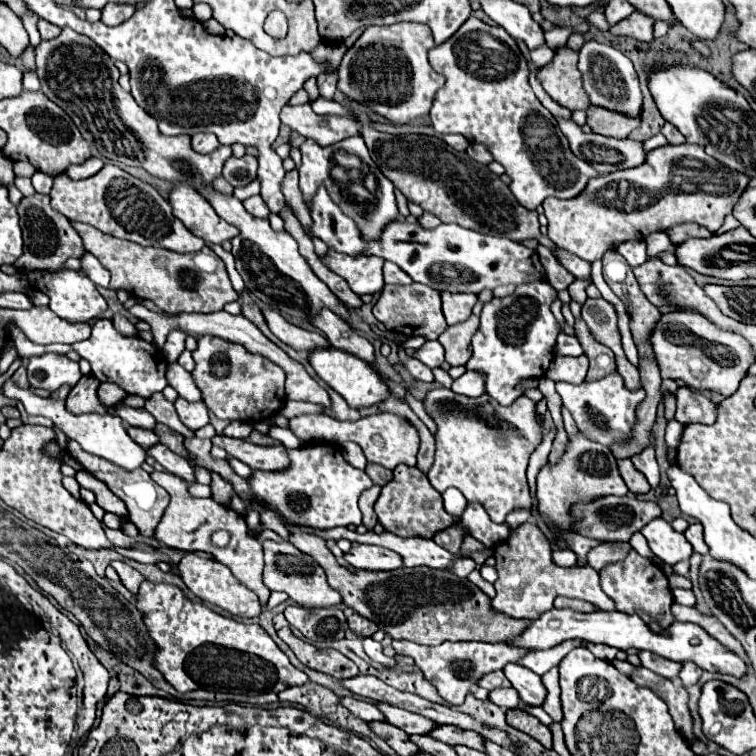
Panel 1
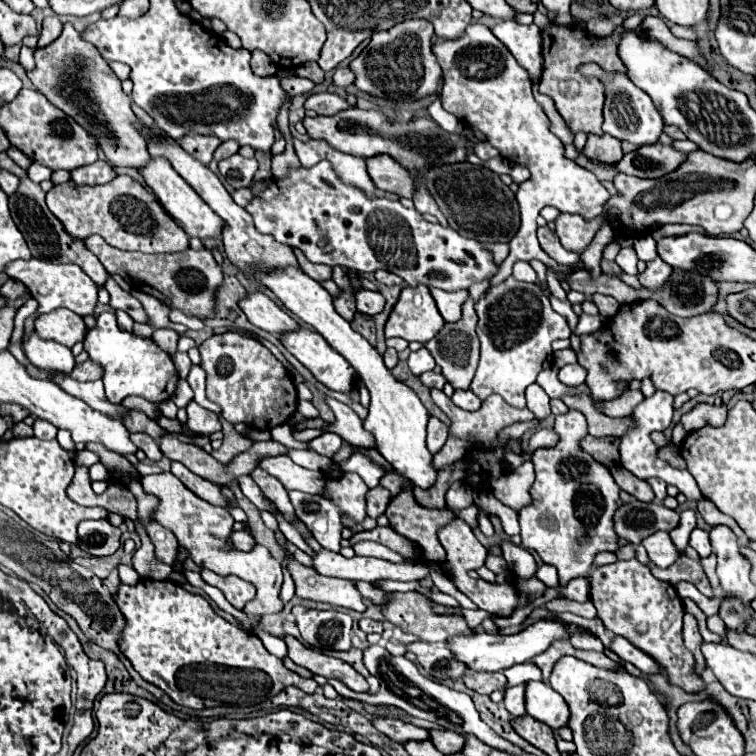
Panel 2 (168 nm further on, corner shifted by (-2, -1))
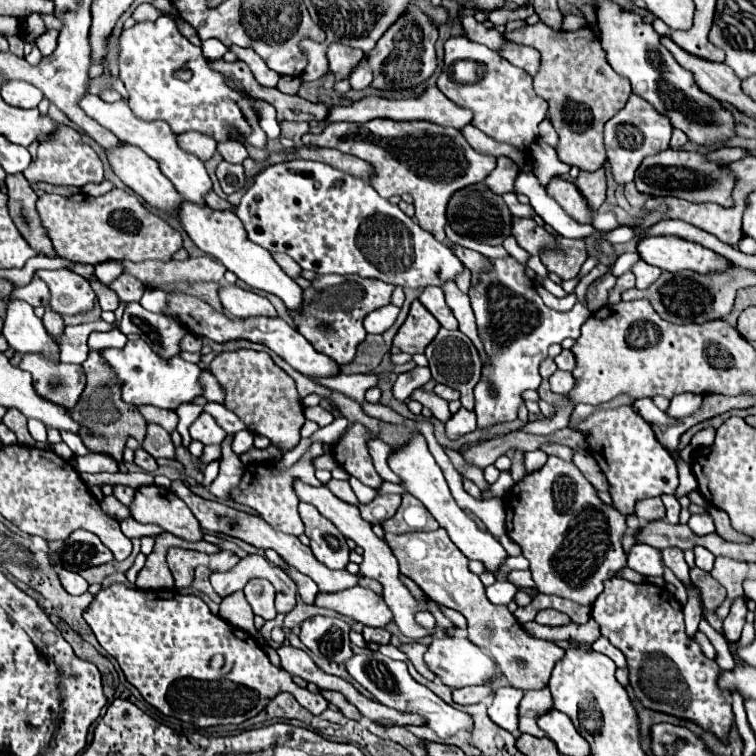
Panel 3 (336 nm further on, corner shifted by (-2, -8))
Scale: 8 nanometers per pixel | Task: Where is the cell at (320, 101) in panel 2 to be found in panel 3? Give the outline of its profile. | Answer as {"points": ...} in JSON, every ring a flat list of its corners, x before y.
{"points":[[436,85,426,87,426,91,418,97,408,97,408,99,386,99,386,97,378,97,378,95,366,95,364,99,348,105,348,107,332,107,326,123,330,121,348,121,348,123,366,123,372,119,394,119,394,121,412,121,412,119,424,119,424,121,432,121,436,125,442,127,454,127,454,129,462,129,466,125,472,123,472,111,458,107,456,103,452,103]]}

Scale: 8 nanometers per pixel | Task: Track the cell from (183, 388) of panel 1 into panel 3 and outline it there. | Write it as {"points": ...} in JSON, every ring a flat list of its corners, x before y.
{"points":[[188,403,186,407,180,407,178,409,178,417,180,417,180,423,178,423,178,427,176,427,176,431,180,433,180,437,182,437,182,445,188,449,188,445,190,445,190,435,188,435,188,427,190,427,190,423,192,421,196,421,198,419,198,415,202,413,202,405,198,405,198,403]]}

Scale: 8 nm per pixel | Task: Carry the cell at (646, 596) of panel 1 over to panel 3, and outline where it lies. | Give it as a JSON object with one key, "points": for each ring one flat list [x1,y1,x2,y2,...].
{"points":[[614,577,592,605,592,617,600,625,600,633,624,653,628,679,638,703,646,709,692,721,704,731,712,731,720,743,728,741,734,725,730,691,718,687,718,663,708,659,700,645,686,635,682,605,668,589,652,583,634,585]]}

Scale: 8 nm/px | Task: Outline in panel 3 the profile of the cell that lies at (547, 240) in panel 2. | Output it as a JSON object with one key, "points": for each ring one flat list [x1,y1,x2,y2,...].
{"points":[[512,217,512,235,530,255,538,255,546,247,556,247,552,235,530,217]]}

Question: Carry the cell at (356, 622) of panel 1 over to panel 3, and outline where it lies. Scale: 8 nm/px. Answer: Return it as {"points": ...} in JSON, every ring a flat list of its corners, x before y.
{"points":[[364,627,362,637,364,637,364,641,374,641,378,645,390,643,390,633,386,629,370,629,370,627]]}

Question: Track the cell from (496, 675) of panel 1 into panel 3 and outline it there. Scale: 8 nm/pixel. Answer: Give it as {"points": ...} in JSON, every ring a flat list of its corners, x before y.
{"points":[[476,685,476,687,452,689,452,701,454,701,456,705,472,705,472,703,480,703,480,701,486,699,488,695,492,695,492,687,488,687,488,685]]}

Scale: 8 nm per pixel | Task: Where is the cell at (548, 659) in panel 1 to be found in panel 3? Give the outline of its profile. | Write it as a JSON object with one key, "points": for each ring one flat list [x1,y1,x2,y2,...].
{"points":[[498,687,494,693,494,701,488,707,488,717,492,723,510,731,514,737,520,735,518,731,518,703,522,699,522,689,514,687]]}

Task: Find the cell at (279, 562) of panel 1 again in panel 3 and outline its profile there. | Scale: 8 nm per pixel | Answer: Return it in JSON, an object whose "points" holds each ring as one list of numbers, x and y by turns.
{"points":[[360,585,340,593,330,593,330,595,320,593,316,597,316,605,332,609,368,627,386,627,388,623,394,621,394,615,384,603,382,595,364,589]]}

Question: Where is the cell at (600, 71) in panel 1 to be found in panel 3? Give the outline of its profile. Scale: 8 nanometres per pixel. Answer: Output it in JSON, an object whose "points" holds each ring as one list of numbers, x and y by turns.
{"points":[[630,95,626,107,614,115,604,127,604,147,606,147,606,167,612,173,618,185,626,185,634,181,634,173,644,157,654,155,658,151,668,149,672,125,670,119,658,113,646,99,638,95]]}

